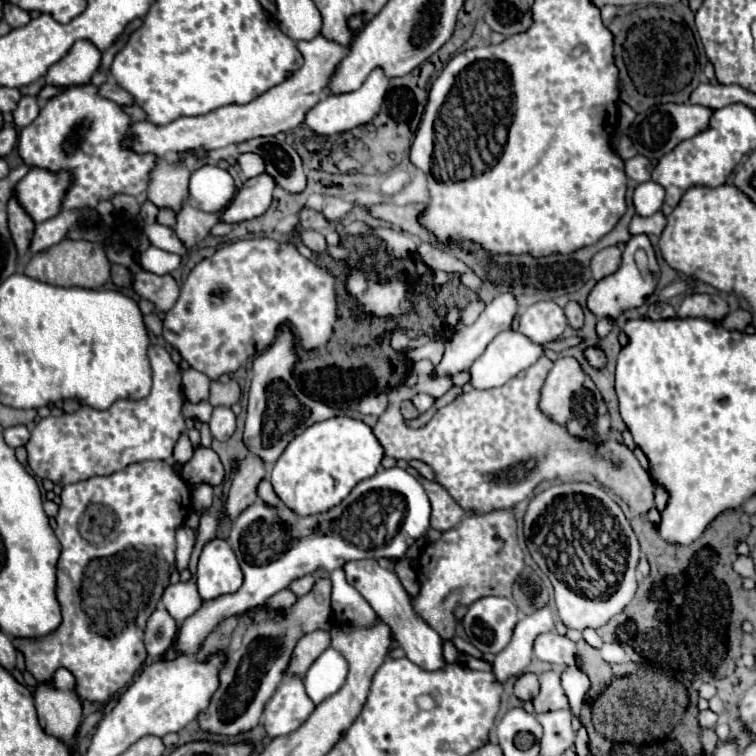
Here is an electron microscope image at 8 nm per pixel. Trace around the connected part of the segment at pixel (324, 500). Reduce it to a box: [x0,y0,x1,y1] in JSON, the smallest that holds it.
[270,415,382,514]

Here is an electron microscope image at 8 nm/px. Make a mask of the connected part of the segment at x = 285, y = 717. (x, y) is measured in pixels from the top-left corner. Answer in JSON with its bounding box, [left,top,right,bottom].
[262,677,314,736]

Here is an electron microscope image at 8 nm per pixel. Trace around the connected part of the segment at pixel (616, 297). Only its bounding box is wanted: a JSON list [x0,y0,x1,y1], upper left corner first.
[586,234,660,320]

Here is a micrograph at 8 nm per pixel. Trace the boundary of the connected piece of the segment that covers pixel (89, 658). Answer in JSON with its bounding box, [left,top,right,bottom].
[12,462,190,702]

